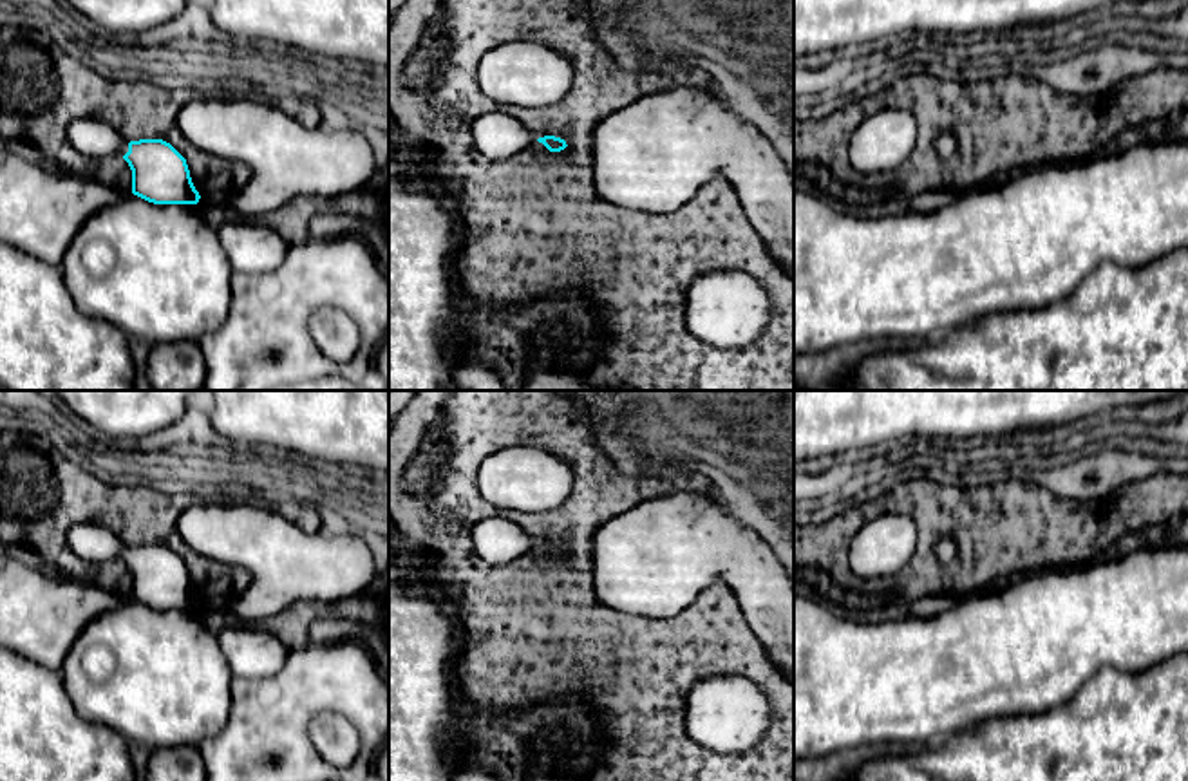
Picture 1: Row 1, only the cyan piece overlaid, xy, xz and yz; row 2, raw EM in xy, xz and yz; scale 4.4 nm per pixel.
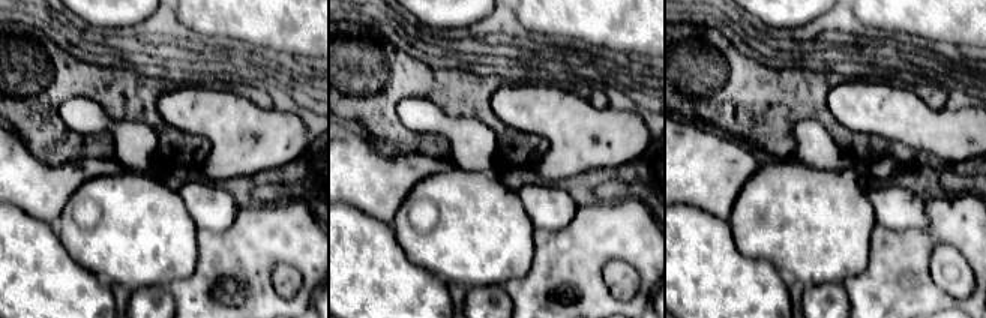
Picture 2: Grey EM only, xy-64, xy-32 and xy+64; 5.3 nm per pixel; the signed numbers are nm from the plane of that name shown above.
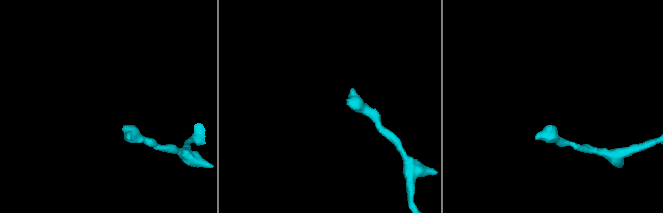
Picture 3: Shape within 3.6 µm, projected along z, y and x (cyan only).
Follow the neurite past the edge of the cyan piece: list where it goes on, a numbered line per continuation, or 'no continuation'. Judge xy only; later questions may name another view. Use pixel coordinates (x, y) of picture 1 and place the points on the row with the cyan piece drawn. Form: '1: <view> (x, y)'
1: xy (93, 138)

